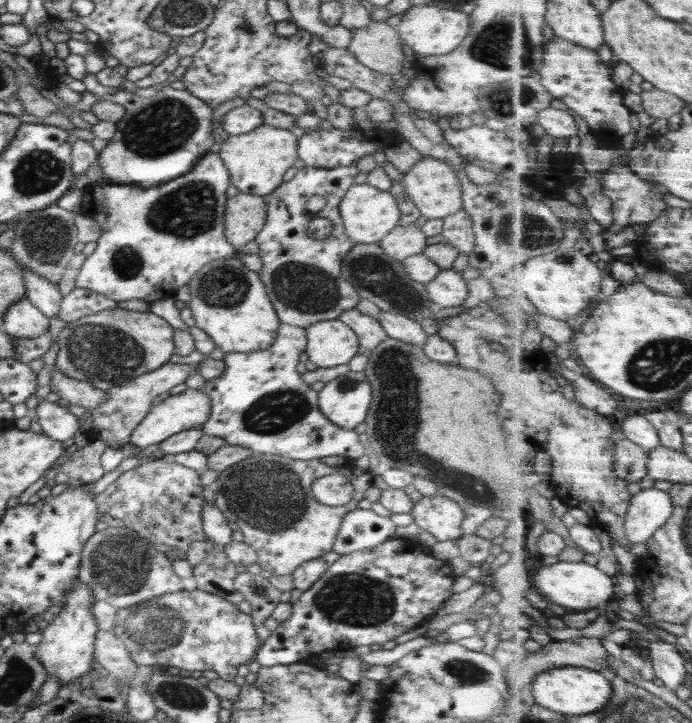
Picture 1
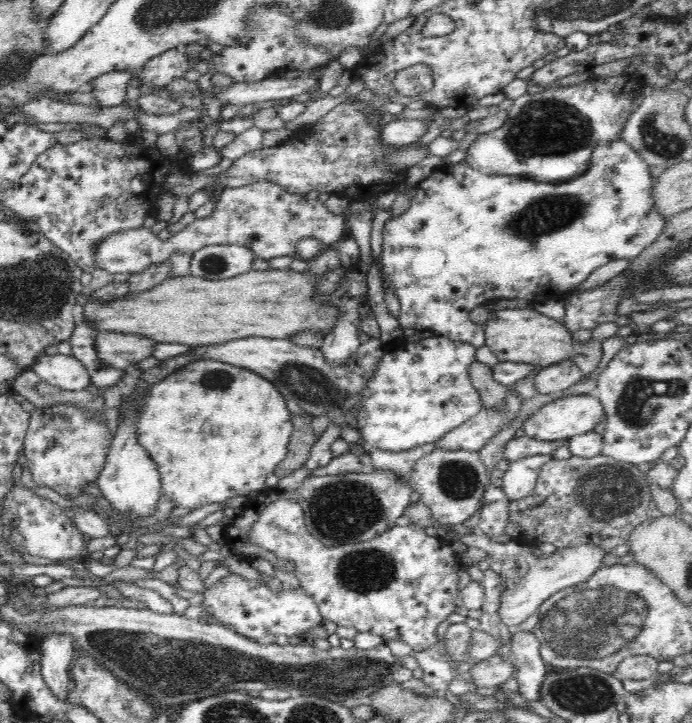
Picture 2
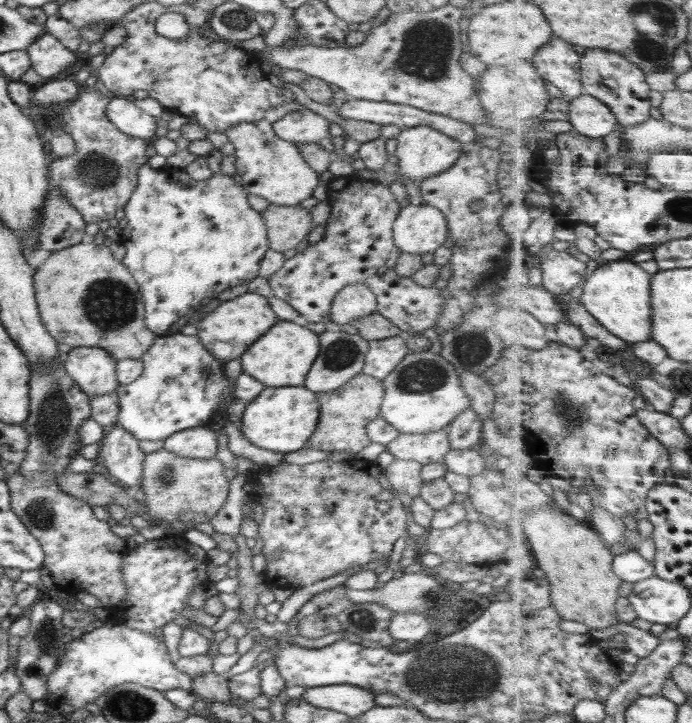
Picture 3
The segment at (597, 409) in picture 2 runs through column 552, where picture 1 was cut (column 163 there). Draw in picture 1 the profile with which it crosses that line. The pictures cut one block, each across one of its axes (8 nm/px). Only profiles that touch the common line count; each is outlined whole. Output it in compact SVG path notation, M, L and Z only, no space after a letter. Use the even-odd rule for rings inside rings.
M187 388L179 394L170 395L162 403L150 407L148 414L134 427L129 443L140 449L150 449L169 436L194 427L201 428L201 424L210 416L210 407L210 399L201 389Z

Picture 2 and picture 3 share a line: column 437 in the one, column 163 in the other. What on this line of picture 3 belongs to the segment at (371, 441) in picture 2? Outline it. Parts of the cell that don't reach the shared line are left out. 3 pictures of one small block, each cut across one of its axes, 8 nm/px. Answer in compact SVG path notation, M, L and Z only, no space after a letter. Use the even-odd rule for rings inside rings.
M182 333L157 336L150 349L140 360L143 364L140 376L130 384L119 385L115 391L120 399L118 426L126 429L139 441L166 440L170 434L207 426L214 414L218 414L220 408L226 411L235 398L236 379L226 375L224 371L226 362L214 358L211 352L200 343L197 336L184 336Z

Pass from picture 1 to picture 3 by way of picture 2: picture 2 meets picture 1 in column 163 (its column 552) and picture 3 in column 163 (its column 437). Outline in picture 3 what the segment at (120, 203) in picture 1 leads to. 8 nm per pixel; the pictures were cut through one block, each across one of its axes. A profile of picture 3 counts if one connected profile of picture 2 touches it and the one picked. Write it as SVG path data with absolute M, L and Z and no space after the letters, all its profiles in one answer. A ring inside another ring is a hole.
M149 164L140 166L137 176L137 185L134 192L130 195L124 213L128 219L126 229L122 230L122 239L120 243L126 249L126 256L122 260L127 270L132 274L134 281L138 284L142 293L142 301L144 301L146 327L150 331L157 334L157 336L164 336L168 334L168 329L174 322L178 322L182 316L186 316L188 312L192 312L200 307L200 302L204 298L215 298L218 294L232 287L246 284L248 285L252 280L259 276L260 261L269 250L269 243L267 238L267 229L263 217L260 212L256 212L247 202L247 192L243 190L243 186L236 184L234 179L230 176L222 174L220 171L212 173L210 178L206 180L194 180L188 176L184 169L170 168L164 166L163 168L154 169Z

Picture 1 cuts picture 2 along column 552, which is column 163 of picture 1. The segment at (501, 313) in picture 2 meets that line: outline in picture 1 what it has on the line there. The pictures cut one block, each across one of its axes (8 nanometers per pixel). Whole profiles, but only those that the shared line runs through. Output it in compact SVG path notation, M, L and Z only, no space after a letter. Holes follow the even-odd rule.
M116 306L113 309L89 314L66 324L57 338L59 348L55 366L66 376L89 382L100 390L108 390L121 381L126 382L138 375L152 372L166 364L175 353L174 328L150 310L135 312Z

